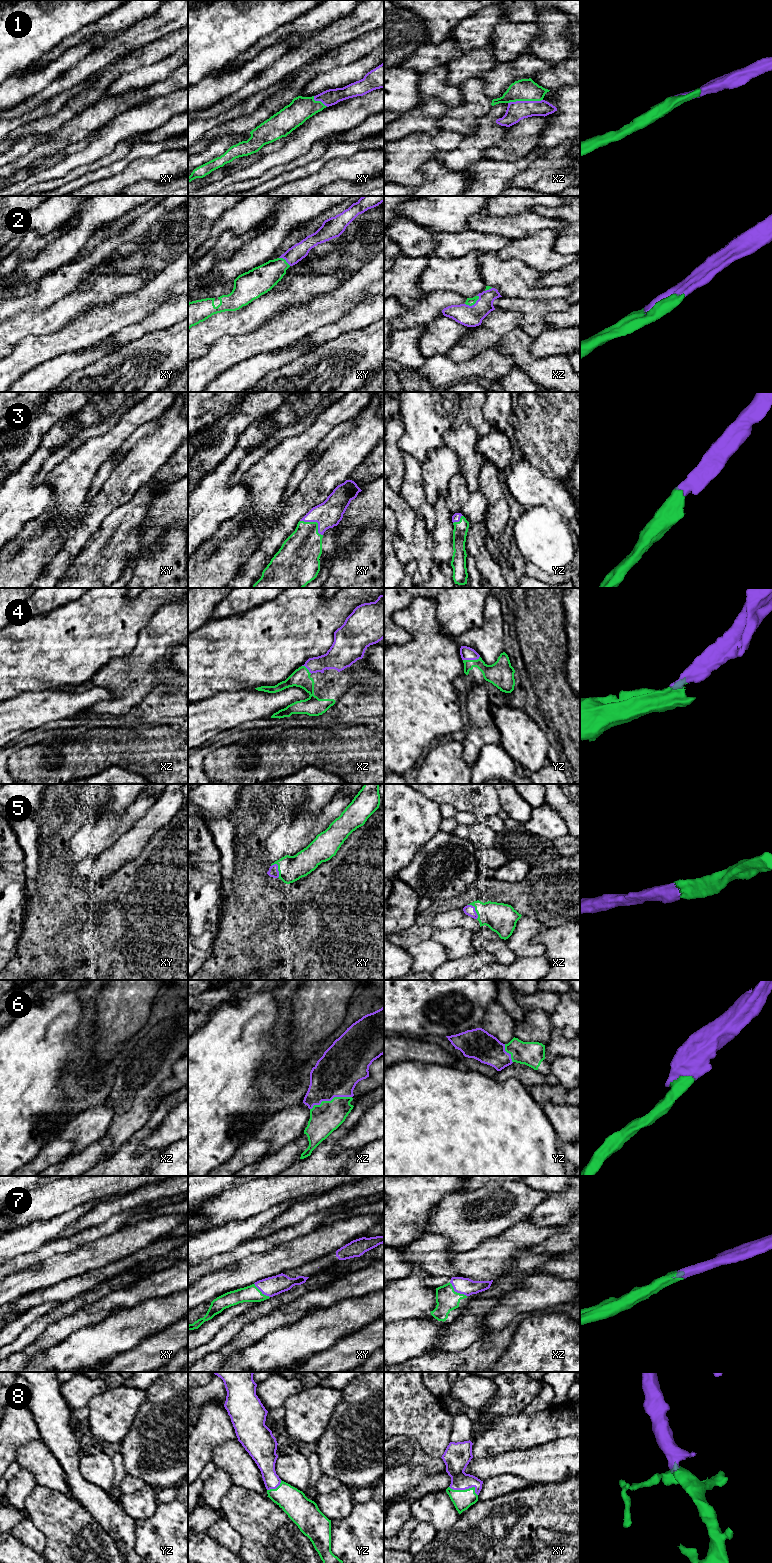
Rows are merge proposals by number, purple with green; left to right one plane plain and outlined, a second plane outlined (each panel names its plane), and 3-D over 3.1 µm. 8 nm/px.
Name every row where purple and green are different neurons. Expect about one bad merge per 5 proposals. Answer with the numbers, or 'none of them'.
none of them

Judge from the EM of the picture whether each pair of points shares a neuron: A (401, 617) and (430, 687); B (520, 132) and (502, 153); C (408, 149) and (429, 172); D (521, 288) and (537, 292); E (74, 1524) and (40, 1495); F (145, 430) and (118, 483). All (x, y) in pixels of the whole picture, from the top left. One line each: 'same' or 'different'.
A: same
B: same
C: different
D: same
E: same
F: different

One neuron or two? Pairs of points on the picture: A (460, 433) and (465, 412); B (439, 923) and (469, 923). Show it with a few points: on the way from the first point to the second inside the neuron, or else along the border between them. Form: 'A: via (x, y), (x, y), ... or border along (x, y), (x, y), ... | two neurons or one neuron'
A: border along (454, 426), (467, 422), (479, 436) | two neurons
B: via (446, 921), (462, 921) | one neuron

